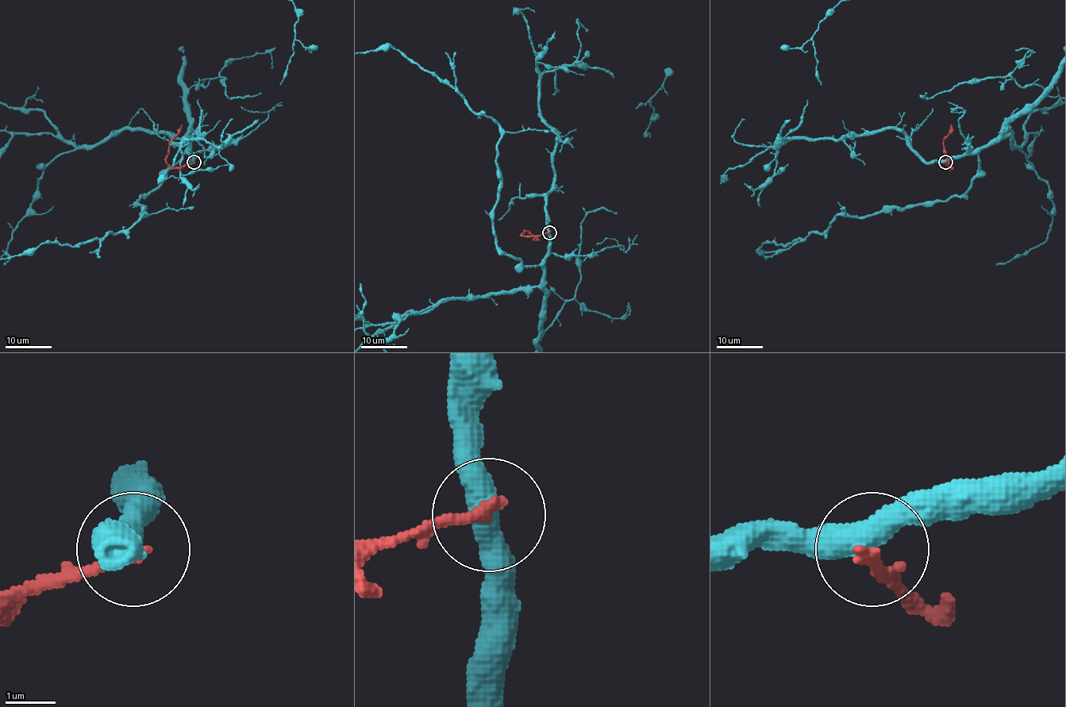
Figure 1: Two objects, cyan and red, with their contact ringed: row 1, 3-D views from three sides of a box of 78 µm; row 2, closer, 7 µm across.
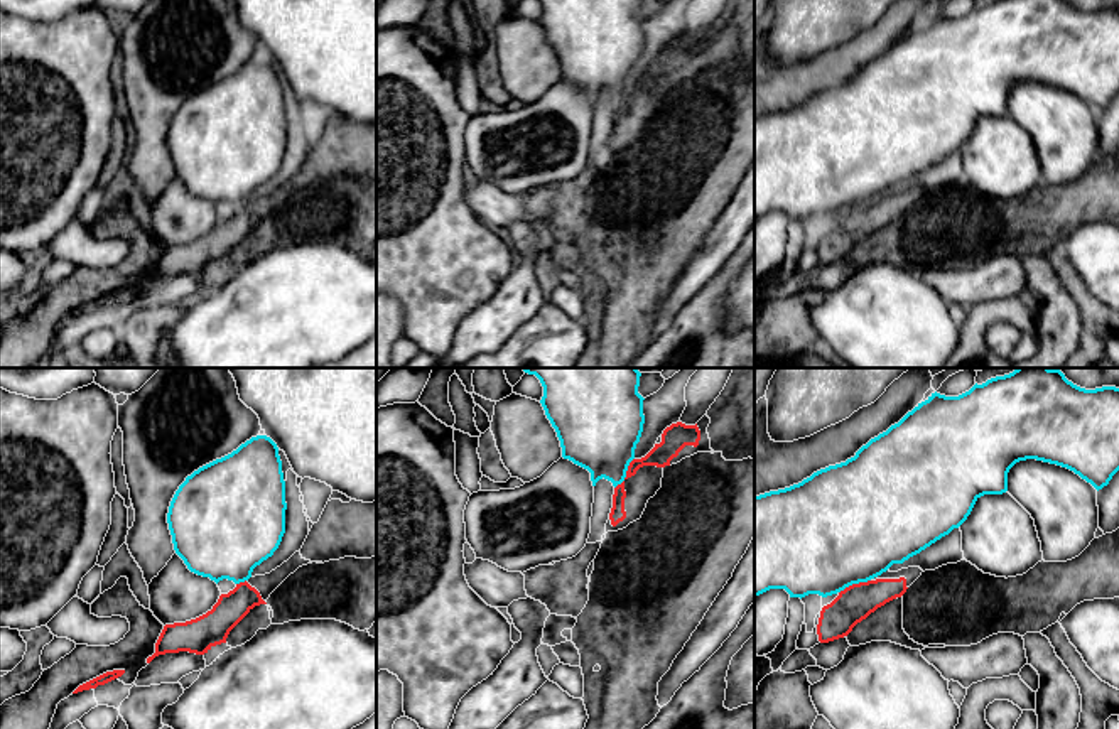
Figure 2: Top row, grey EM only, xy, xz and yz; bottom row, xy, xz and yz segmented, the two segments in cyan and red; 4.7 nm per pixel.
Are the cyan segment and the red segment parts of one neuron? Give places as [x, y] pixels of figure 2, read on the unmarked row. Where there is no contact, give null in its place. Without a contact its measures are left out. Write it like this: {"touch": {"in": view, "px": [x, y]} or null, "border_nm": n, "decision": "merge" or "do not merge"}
{"touch": {"in": "yz", "px": [854, 205]}, "border_nm": 170, "decision": "do not merge"}

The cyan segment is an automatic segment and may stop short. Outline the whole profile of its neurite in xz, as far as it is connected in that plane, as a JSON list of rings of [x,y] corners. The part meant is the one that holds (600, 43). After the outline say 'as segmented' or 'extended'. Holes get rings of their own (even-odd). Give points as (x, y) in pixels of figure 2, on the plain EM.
[[[640,0],[538,2],[562,79],[587,91],[592,108],[603,100],[621,106],[645,46]]] | as segmented

